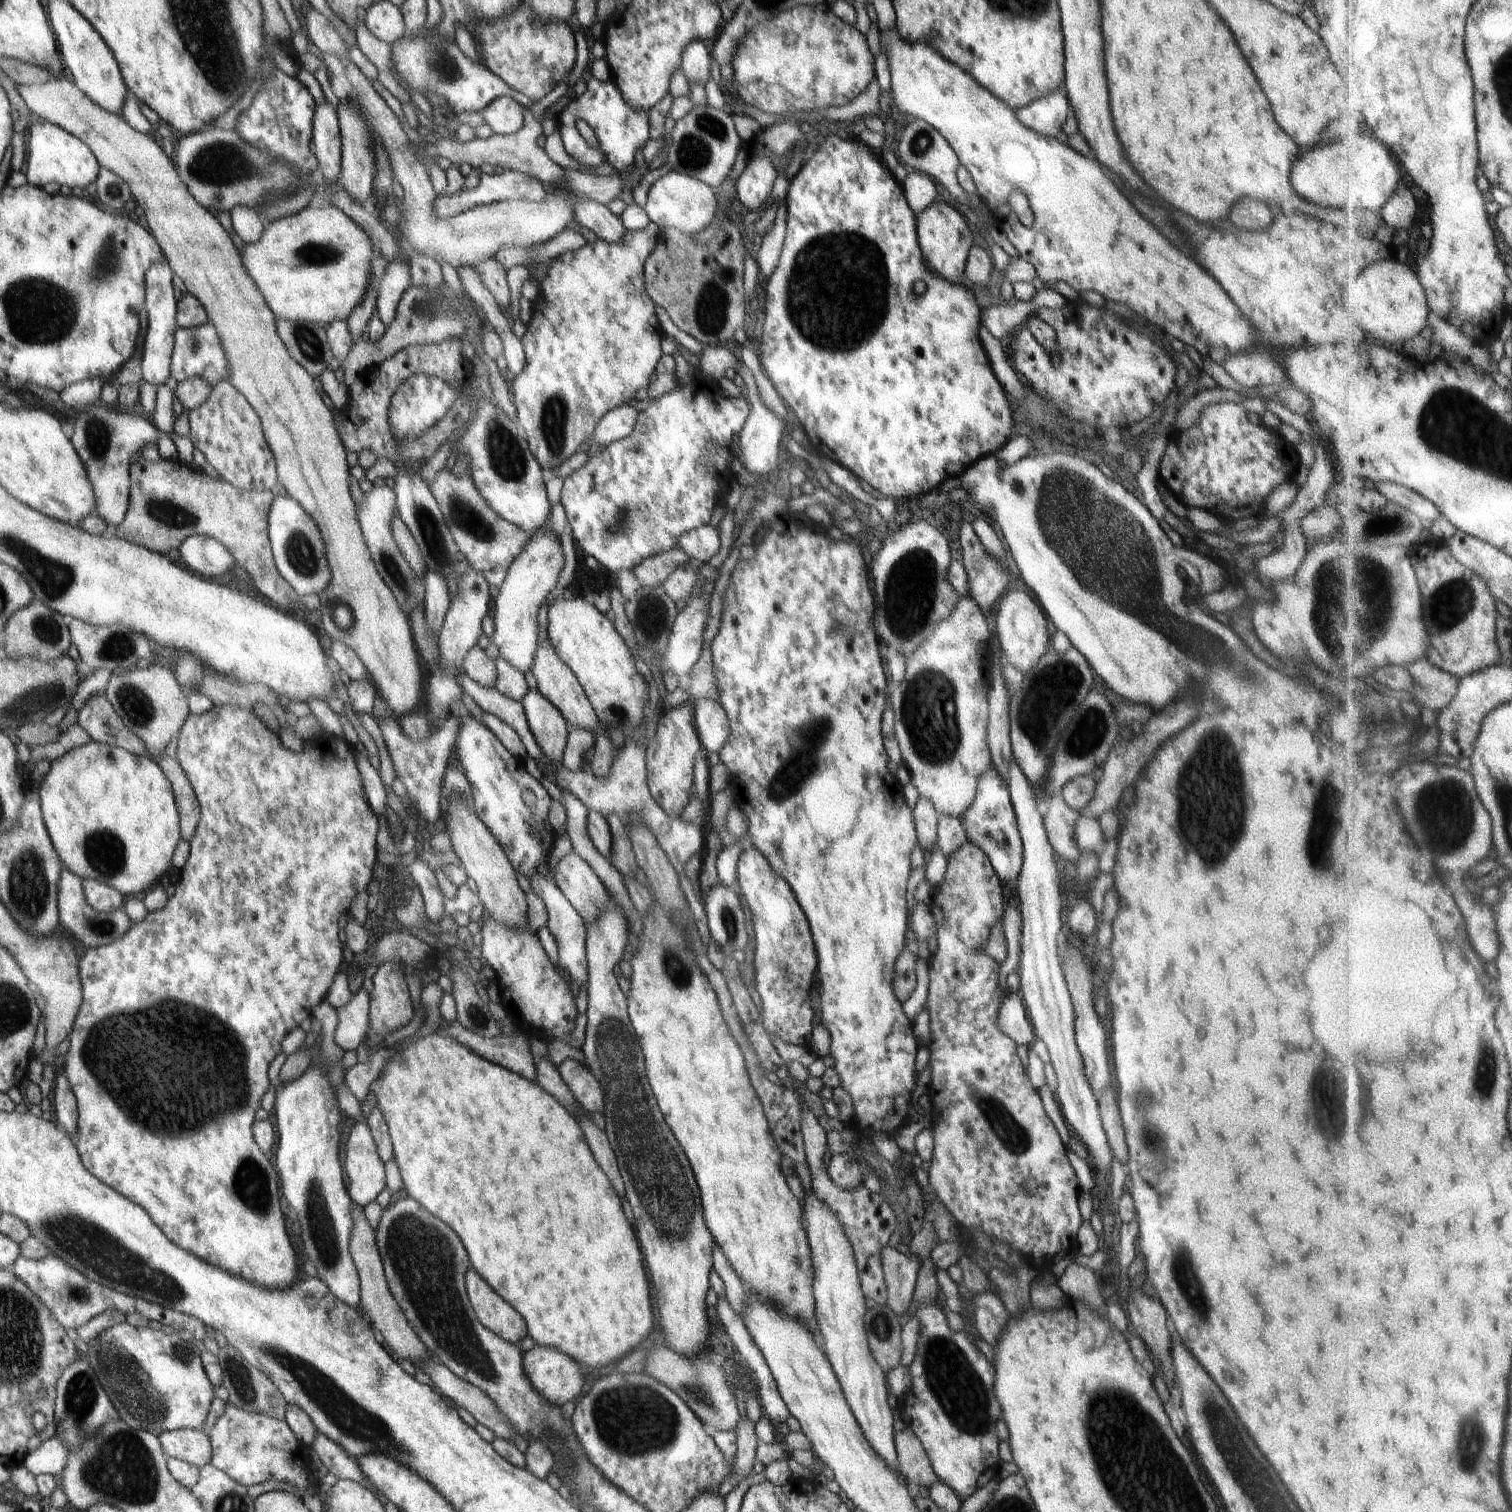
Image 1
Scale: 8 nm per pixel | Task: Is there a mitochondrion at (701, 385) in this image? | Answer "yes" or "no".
no

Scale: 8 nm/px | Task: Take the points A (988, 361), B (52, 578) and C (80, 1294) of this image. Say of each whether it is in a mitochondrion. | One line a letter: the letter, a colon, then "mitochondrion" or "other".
A: other
B: mitochondrion
C: mitochondrion

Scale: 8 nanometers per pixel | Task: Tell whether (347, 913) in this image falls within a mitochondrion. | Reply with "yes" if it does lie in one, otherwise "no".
no

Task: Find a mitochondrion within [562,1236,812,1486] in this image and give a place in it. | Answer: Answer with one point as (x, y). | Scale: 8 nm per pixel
(635, 1419)

